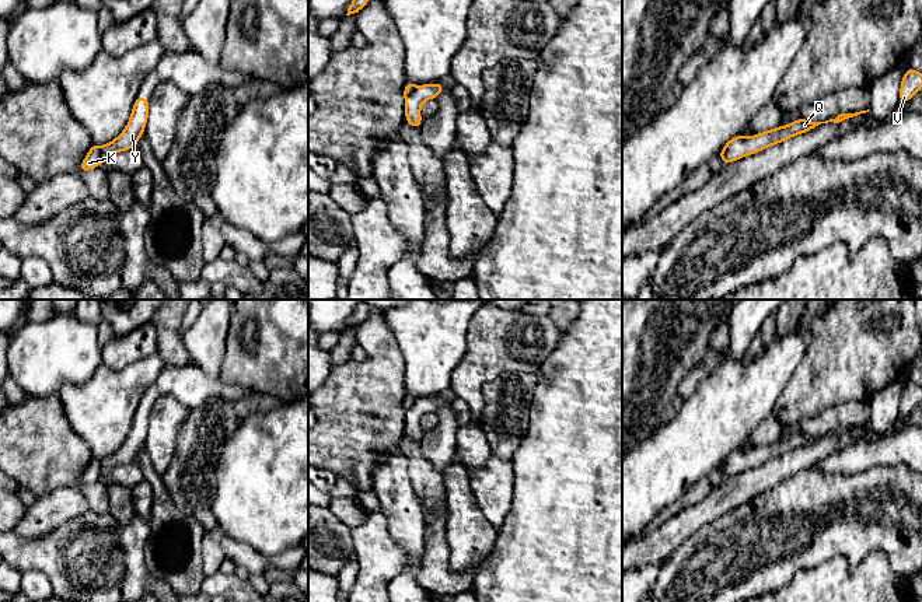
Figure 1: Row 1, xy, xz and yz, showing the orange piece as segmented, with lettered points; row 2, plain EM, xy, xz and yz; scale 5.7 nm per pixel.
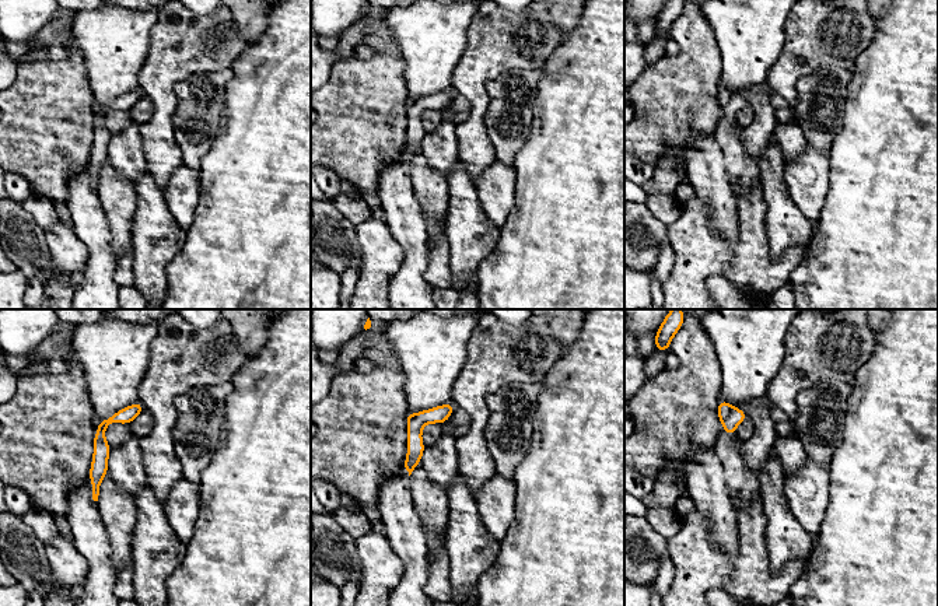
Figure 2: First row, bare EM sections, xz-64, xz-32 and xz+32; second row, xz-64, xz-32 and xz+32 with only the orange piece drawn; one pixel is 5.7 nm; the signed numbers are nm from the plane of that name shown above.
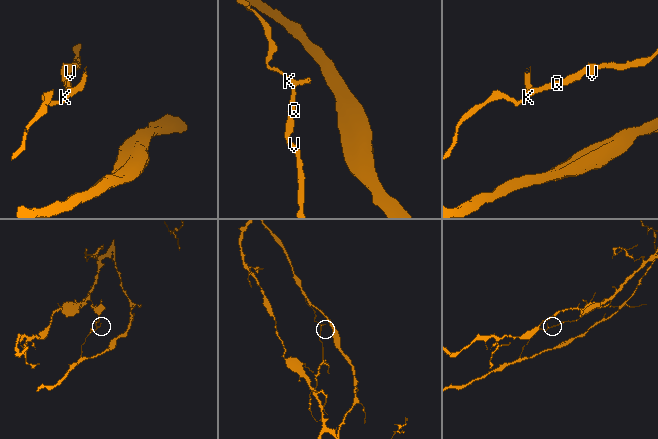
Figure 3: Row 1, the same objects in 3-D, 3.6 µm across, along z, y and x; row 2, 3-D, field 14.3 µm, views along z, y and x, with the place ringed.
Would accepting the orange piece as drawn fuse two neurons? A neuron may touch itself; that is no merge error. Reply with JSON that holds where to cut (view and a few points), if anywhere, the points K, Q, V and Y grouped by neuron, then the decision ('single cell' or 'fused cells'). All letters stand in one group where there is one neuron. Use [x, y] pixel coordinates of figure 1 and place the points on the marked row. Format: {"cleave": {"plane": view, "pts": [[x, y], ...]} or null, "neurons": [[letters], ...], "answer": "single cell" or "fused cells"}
{"cleave": {"plane": "xy", "pts": [[100, 147], [101, 163]]}, "neurons": [["K"], ["Q", "V", "Y"]], "answer": "fused cells"}

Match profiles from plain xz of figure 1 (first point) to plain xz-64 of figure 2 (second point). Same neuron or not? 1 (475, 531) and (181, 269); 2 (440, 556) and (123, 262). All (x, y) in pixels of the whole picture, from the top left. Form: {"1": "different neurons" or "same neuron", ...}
{"1": "different neurons", "2": "same neuron"}

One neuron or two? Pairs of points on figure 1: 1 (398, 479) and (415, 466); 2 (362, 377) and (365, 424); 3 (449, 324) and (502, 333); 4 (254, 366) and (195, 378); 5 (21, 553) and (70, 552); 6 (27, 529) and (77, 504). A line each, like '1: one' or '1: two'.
1: two
2: one
3: two
4: two
5: one
6: one

